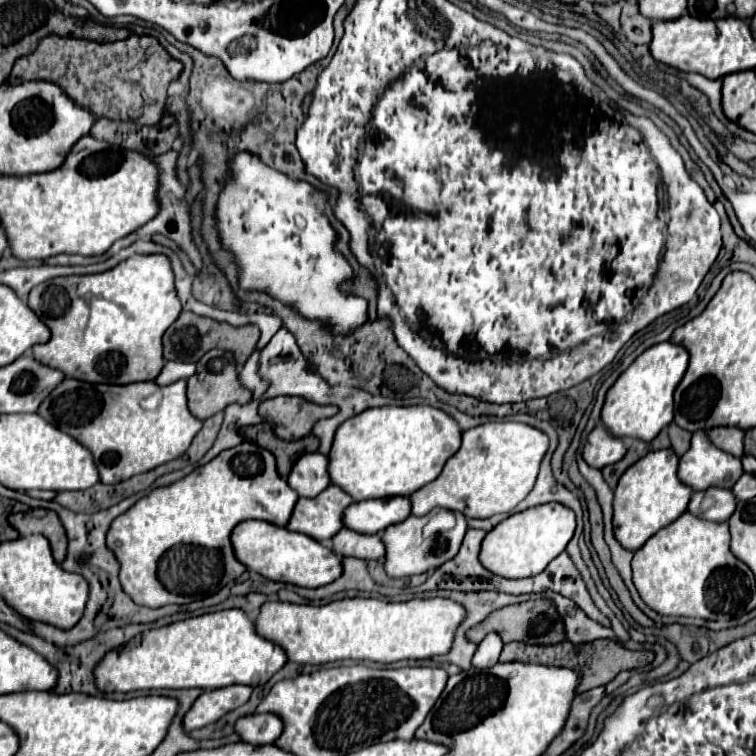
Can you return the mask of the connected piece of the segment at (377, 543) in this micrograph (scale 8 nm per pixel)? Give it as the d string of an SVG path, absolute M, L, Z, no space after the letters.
M341 529L333 535L333 551L339 557L357 557L357 559L381 559L385 547L379 535L363 535L351 529Z

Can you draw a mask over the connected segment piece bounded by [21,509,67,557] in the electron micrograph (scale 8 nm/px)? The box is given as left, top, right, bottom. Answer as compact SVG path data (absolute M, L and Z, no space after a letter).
M35 509L21 513L21 535L29 533L41 533L49 539L53 555L65 557L65 547L67 547L67 537L65 531L59 523L59 517L53 511L41 511L35 515Z

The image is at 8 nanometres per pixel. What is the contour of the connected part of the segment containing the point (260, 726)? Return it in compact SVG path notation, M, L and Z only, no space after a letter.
M253 713L235 721L235 733L241 741L251 745L267 745L273 743L281 735L281 719L273 713Z

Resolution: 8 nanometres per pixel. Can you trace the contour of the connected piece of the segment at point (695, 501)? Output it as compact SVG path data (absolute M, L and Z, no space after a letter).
M709 487L705 491L693 493L687 511L693 513L695 517L703 517L715 523L727 521L731 513L735 511L735 497L729 489L719 489L719 487Z

